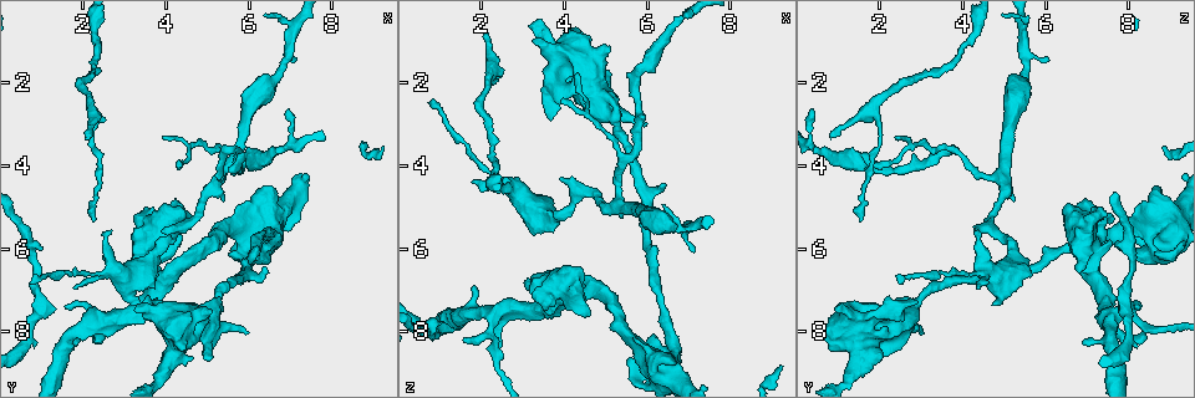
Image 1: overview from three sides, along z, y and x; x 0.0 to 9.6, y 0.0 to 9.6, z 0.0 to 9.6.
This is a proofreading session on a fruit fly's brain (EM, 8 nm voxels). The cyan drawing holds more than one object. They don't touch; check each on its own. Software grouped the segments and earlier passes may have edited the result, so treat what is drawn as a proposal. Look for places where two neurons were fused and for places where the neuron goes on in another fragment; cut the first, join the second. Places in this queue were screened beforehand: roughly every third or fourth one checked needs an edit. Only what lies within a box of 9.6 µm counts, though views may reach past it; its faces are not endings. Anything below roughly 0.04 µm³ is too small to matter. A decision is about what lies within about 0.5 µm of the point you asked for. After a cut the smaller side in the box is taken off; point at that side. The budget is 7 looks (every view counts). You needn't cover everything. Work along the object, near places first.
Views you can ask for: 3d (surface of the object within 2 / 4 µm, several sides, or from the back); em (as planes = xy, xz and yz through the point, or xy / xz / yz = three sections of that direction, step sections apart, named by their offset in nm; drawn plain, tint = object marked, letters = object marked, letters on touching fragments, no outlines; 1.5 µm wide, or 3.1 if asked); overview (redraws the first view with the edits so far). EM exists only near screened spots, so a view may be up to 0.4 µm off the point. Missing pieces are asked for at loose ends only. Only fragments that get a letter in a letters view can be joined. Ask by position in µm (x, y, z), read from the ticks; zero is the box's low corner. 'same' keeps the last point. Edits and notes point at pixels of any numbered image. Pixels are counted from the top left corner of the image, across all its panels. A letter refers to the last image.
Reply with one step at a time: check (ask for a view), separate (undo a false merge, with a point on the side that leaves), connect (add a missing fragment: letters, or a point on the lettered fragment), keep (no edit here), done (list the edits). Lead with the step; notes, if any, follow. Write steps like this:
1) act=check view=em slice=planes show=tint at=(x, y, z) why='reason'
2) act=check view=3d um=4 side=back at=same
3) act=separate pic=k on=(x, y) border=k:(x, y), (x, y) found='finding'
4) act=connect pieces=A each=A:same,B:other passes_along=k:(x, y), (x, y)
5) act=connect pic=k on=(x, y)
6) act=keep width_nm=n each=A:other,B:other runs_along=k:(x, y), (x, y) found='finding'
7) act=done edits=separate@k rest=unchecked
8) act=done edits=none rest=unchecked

act=check view=3d um=2 at=(2.25, 3.30, 0.85) why='an open end'

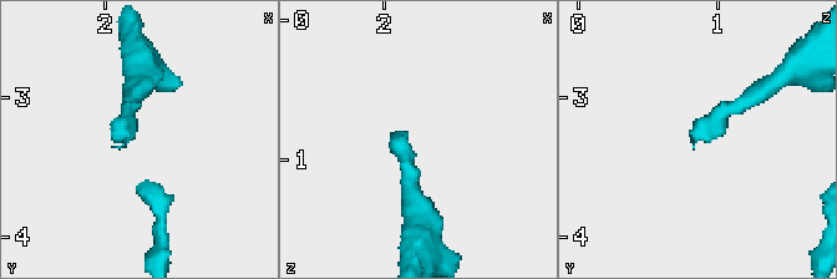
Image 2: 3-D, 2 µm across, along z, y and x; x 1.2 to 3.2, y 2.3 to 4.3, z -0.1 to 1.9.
act=check view=em slice=yz step=8 show=tint at=(2.20, 3.28, 0.78)

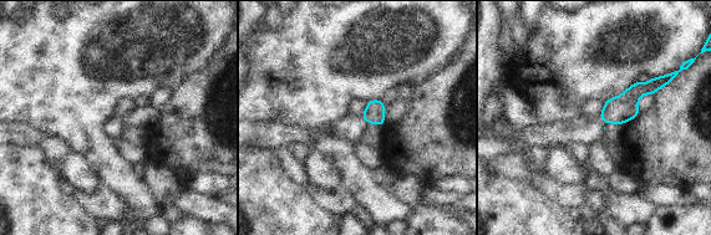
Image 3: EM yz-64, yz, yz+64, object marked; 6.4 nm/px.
act=check view=em slice=planes show=letters at=same why='cut it another way'

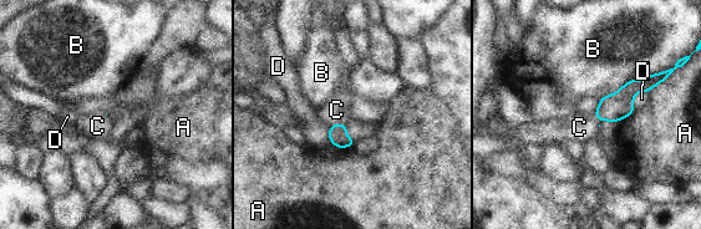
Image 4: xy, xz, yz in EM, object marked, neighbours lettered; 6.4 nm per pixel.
act=connect pieces=C longest_contact=B:260nm each=A:other,B:other,C:same,D:other passes_along=4:(338, 136), (338, 125), (336, 110) found='it goes on there'

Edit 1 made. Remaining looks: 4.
act=check view=overview why='see it whole again'

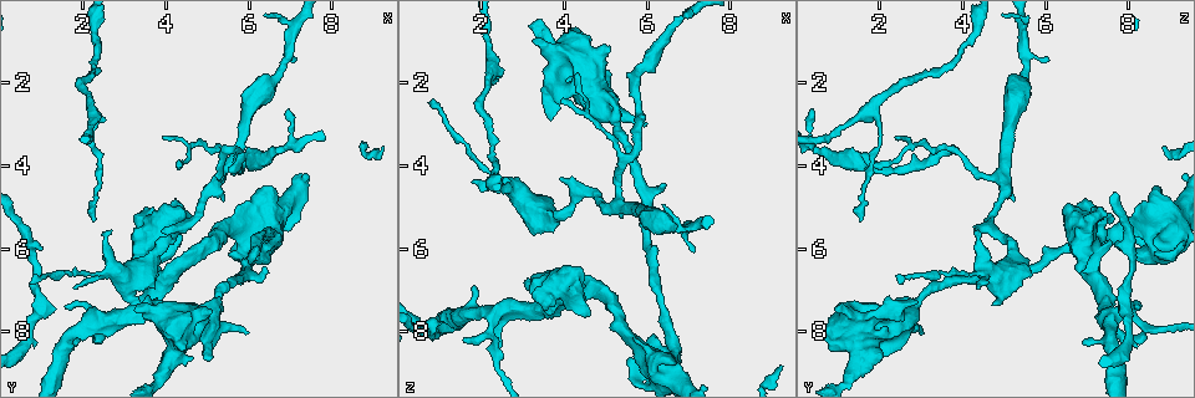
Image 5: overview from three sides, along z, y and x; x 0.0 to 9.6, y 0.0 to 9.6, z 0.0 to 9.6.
act=check view=3d um=2 at=(0.80, 6.90, 2.40) why='branch stops here'

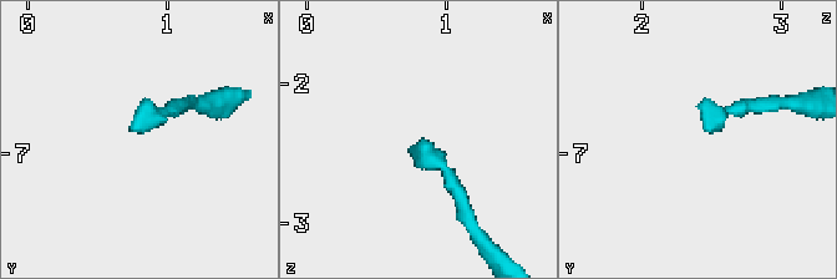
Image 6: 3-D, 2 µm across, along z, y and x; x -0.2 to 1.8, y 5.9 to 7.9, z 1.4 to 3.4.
act=check view=em slice=xy step=8 show=tint at=(0.74, 6.86, 2.46)

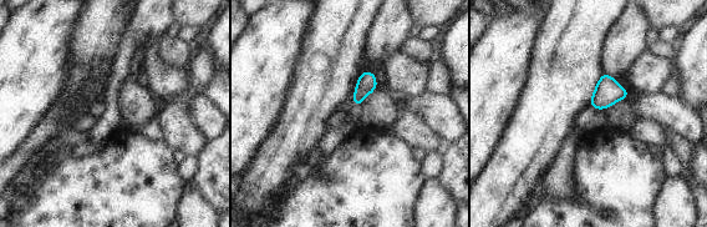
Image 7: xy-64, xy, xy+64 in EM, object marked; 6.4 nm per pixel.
act=check view=em slice=planes show=letters at=same

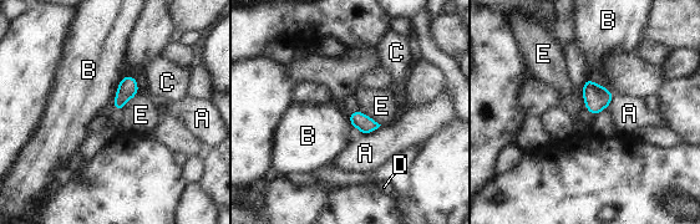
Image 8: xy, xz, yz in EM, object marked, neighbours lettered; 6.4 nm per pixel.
act=keep longest_contact=E:180nm each=A:other,B:other,C:other,D:other,E:other border=8:(588, 79), (604, 86), (610, 92) found='no lettered fragment goes on from it'

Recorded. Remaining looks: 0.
act=done edits=connect@4 rest=unchecked

